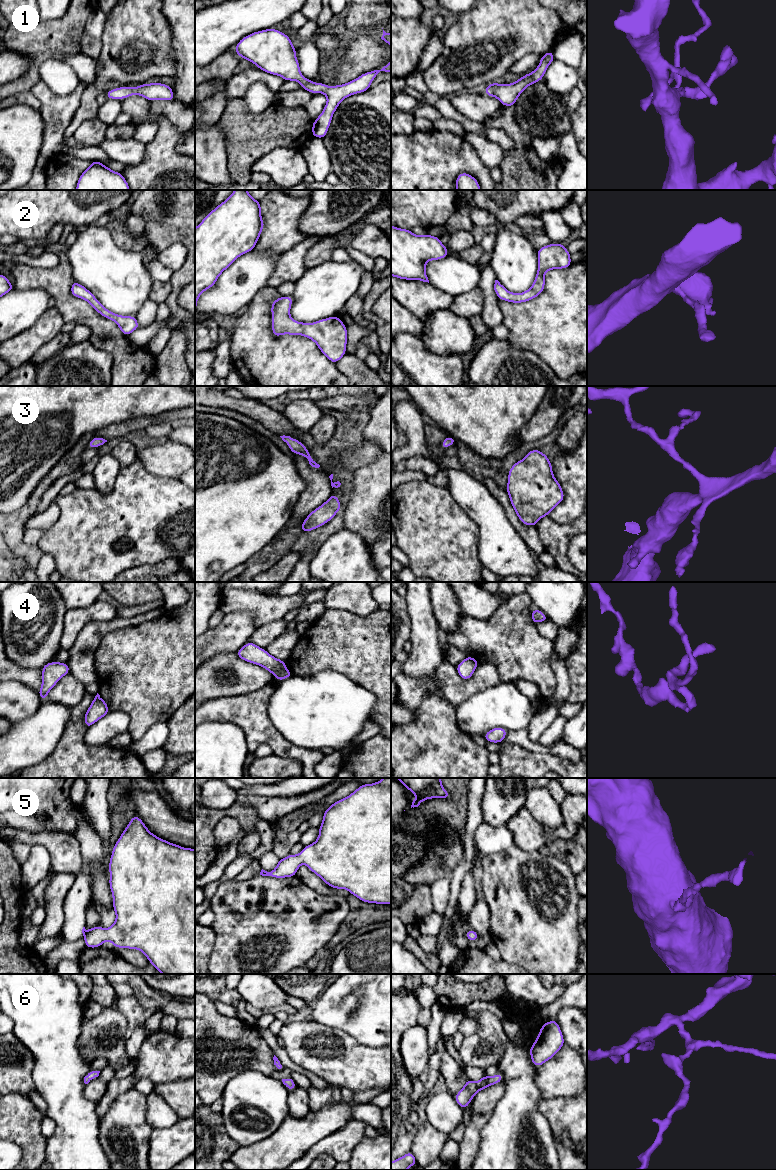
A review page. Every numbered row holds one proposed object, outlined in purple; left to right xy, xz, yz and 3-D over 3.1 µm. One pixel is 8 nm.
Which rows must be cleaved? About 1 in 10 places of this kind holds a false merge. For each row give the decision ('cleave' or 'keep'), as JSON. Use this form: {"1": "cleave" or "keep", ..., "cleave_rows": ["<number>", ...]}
{"1": "keep", "2": "keep", "3": "keep", "4": "keep", "5": "keep", "6": "keep", "cleave_rows": []}

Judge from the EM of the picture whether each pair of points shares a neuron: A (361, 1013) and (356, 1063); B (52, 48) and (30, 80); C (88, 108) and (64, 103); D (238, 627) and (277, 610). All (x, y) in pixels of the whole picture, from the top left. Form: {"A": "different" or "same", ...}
{"A": "different", "B": "same", "C": "different", "D": "different"}

